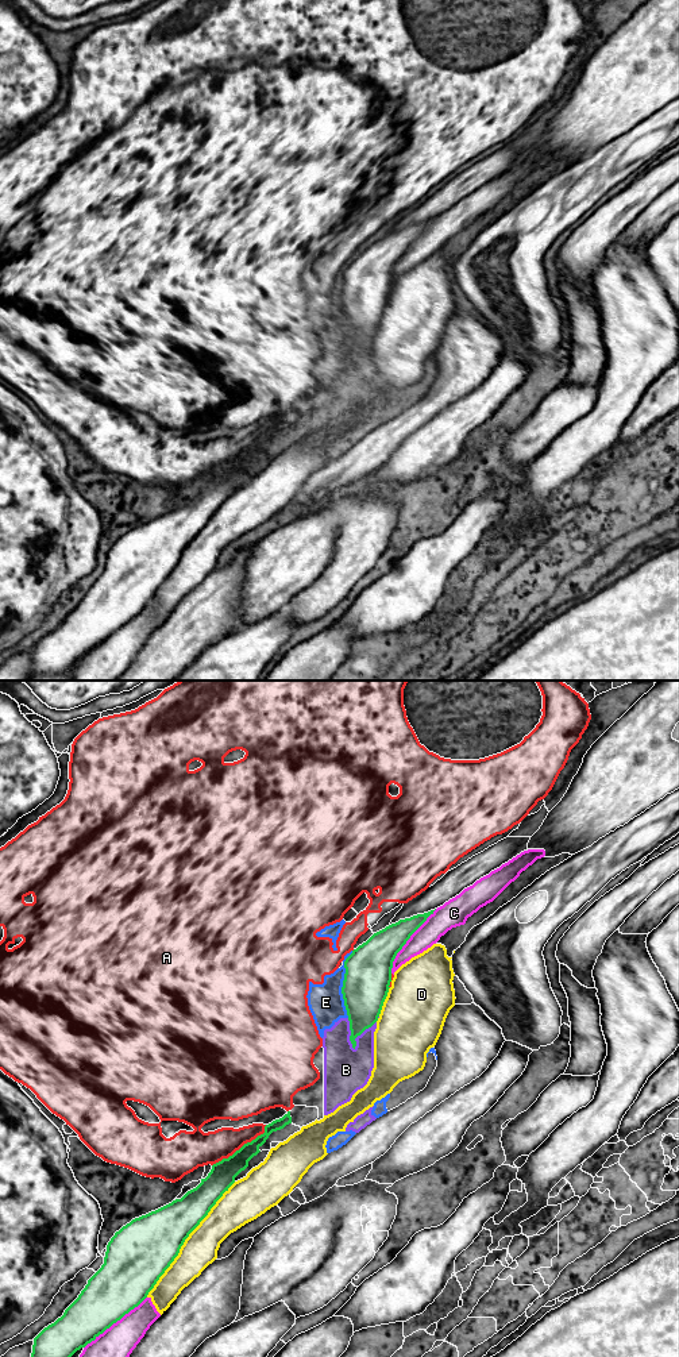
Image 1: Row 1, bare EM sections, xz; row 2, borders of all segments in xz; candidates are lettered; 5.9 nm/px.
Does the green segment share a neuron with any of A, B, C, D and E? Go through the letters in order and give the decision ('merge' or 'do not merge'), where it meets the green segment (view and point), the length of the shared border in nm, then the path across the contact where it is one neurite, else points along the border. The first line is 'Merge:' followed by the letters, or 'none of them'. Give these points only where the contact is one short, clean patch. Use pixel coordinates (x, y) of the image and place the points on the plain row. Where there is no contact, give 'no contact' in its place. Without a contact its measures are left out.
Merge: none of them
A: do not merge | xz (242, 455) | 400 nm
B: do not merge | xz (359, 343) | 220 nm
C: do not merge | xz (406, 249) | 480 nm
D: do not merge | xz (185, 547) | 850 nm
E: do not merge | xz (343, 293) | 400 nm

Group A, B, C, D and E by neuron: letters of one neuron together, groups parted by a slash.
A B E / C / D

